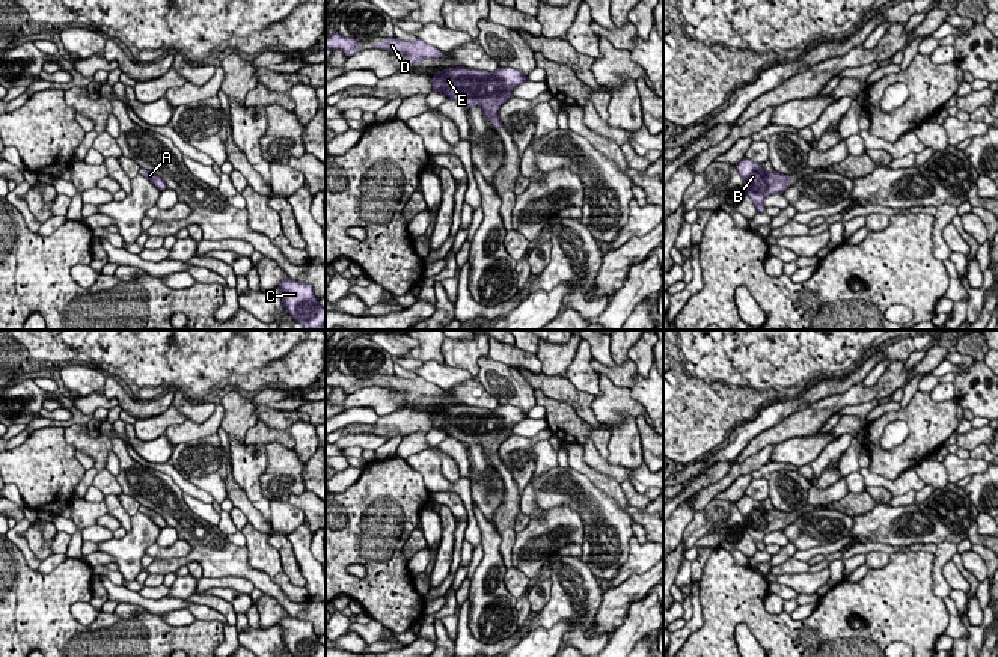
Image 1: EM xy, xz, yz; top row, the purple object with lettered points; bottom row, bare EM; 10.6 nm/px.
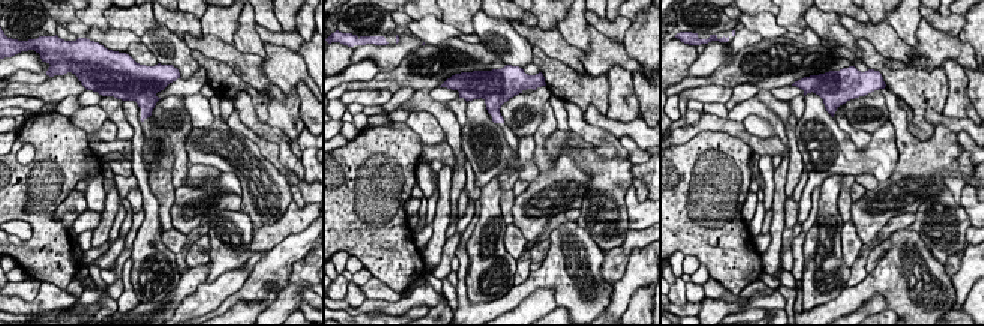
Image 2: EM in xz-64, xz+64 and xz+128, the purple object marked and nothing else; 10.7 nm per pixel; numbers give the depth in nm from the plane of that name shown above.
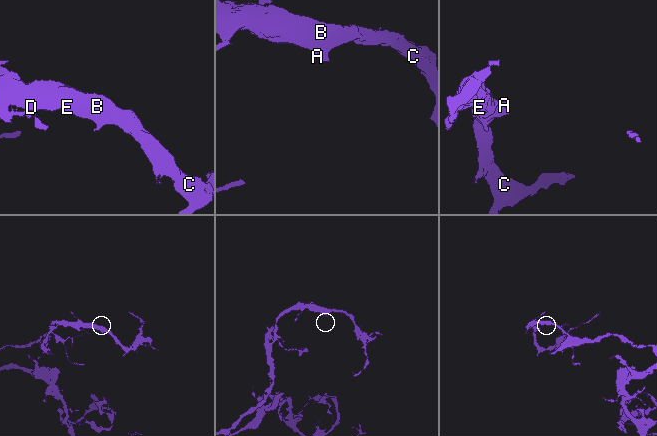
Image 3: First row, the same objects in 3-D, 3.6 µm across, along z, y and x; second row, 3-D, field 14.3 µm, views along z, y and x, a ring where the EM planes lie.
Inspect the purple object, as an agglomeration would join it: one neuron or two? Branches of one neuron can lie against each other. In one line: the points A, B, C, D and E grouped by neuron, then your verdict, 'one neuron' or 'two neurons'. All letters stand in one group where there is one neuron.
groups A B C D E; one neuron

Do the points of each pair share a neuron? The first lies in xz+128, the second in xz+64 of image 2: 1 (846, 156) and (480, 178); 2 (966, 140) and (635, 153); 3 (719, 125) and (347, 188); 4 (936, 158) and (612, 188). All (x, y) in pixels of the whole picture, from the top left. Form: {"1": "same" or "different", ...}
{"1": "same", "2": "same", "3": "different", "4": "different"}

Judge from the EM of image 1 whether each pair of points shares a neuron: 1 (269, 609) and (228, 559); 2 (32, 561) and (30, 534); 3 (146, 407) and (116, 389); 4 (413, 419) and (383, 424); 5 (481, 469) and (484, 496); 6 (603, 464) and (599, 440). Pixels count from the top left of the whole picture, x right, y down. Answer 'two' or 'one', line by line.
1: two
2: two
3: one
4: one
5: one
6: two

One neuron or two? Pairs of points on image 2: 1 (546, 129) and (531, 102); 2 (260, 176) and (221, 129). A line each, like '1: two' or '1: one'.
1: two
2: one

